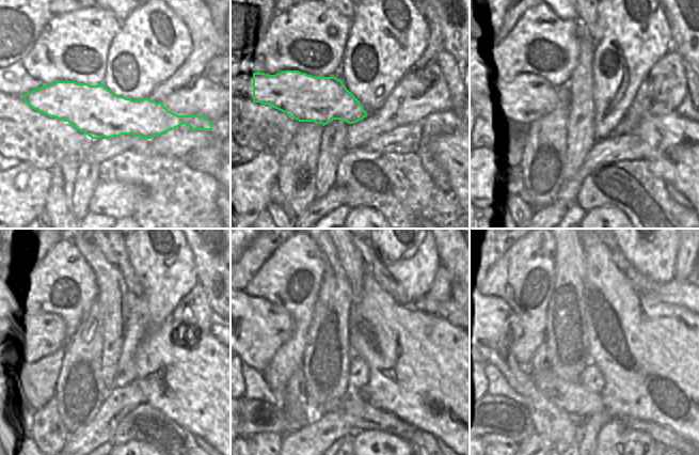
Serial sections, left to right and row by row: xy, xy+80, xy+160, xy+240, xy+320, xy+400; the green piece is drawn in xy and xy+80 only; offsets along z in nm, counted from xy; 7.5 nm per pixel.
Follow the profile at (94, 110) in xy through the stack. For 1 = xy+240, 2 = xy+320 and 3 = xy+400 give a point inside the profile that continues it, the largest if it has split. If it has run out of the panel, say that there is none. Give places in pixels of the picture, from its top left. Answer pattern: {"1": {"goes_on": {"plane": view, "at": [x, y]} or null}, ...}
{"1": {"goes_on": {"plane": "xy+240", "at": [31, 340]}}, "2": {"goes_on": {"plane": "xy+320", "at": [253, 328]}}, "3": {"goes_on": {"plane": "xy+400", "at": [491, 319]}}}

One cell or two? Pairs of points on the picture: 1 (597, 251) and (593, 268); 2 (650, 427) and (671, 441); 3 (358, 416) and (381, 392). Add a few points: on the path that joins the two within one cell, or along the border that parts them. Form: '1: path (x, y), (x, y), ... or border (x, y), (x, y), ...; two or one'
1: path (597, 255), (597, 264); one
2: path (655, 430), (666, 436); one
3: border (362, 392), (371, 405), (393, 414); two

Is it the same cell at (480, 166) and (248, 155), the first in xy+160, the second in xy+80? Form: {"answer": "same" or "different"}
{"answer": "different"}

